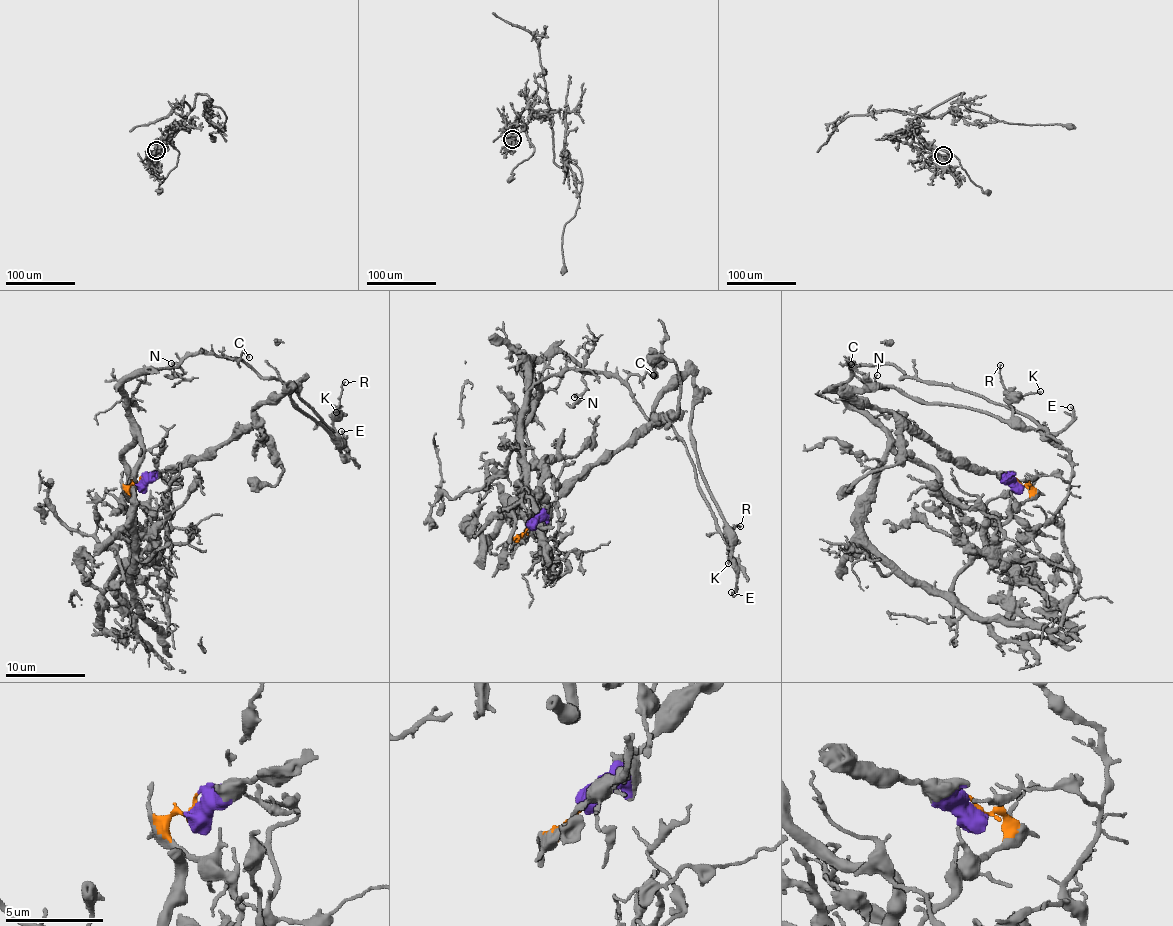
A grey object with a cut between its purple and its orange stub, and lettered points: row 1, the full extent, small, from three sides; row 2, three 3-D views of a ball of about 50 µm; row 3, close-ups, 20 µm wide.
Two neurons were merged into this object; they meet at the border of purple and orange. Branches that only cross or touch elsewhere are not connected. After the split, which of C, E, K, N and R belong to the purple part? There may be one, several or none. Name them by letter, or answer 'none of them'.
E, K, R

